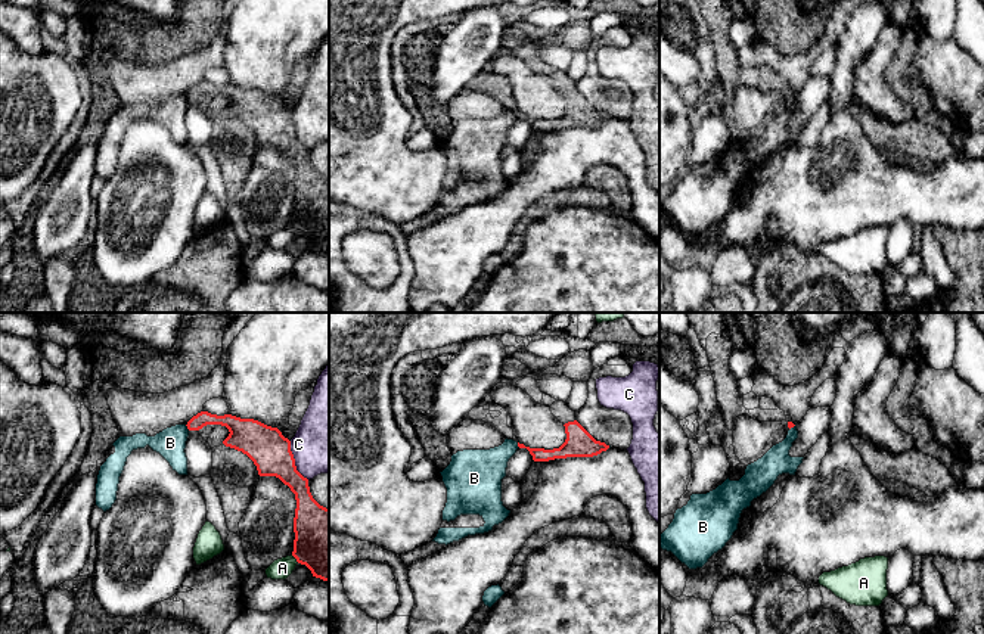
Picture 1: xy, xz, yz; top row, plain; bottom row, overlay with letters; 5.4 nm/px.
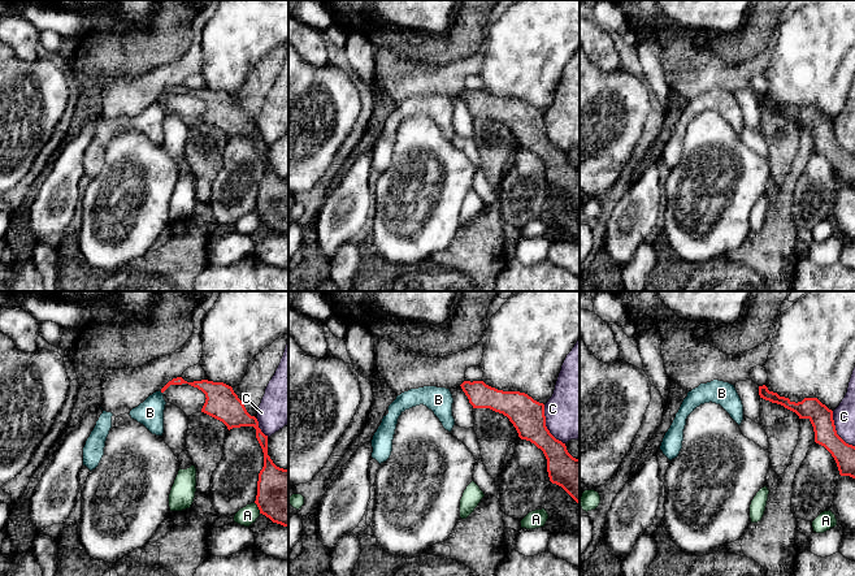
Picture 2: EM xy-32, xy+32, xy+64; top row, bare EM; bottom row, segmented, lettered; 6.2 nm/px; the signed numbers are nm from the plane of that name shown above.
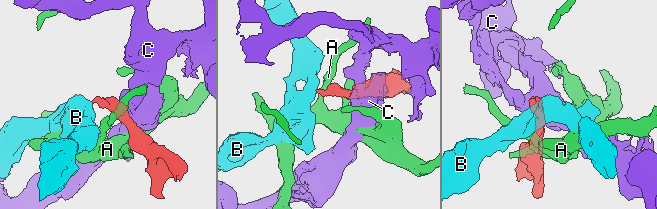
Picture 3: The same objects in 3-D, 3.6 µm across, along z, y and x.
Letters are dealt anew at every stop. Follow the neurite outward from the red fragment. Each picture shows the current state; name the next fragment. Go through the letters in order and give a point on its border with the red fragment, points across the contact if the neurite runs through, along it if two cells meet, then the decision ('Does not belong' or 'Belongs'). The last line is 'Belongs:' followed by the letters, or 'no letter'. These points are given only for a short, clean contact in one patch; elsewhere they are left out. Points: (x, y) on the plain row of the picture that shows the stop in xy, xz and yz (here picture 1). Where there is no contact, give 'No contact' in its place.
A: Touches red at xy (295, 227). Boundary: xy (291, 224), (298, 232). Does not belong
B: Touches red at xy (188, 98). Boundary: xy (185, 95), (189, 99). Does not belong
C: Touches red at xy (294, 131). Boundary: xy (289, 111), (294, 134), (309, 149). Does not belong
Belongs: no letter

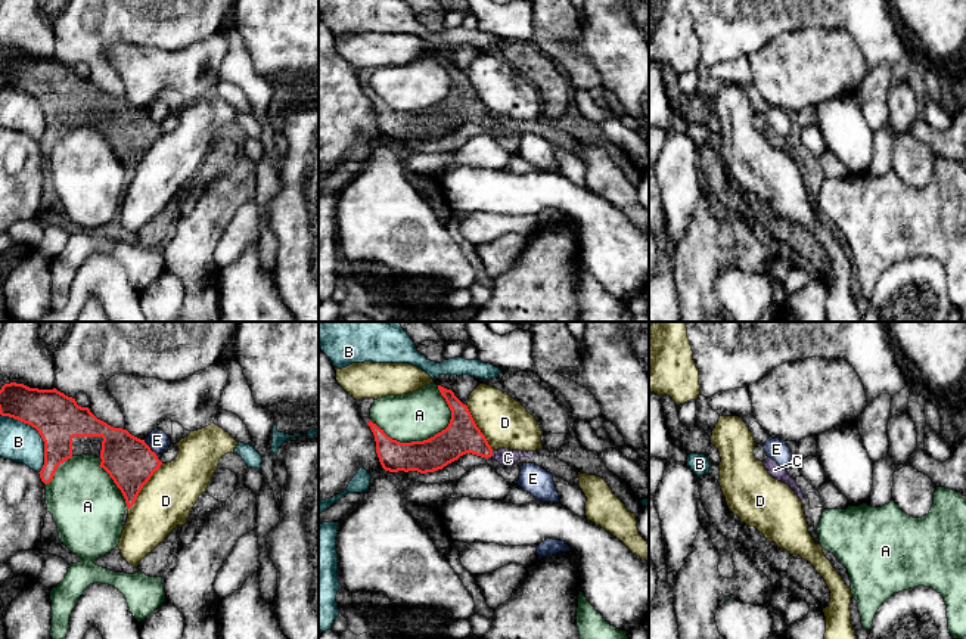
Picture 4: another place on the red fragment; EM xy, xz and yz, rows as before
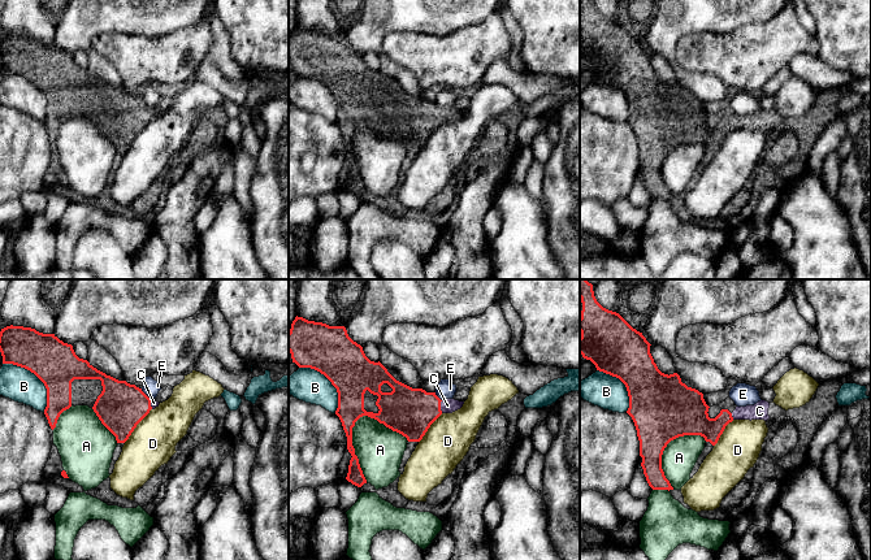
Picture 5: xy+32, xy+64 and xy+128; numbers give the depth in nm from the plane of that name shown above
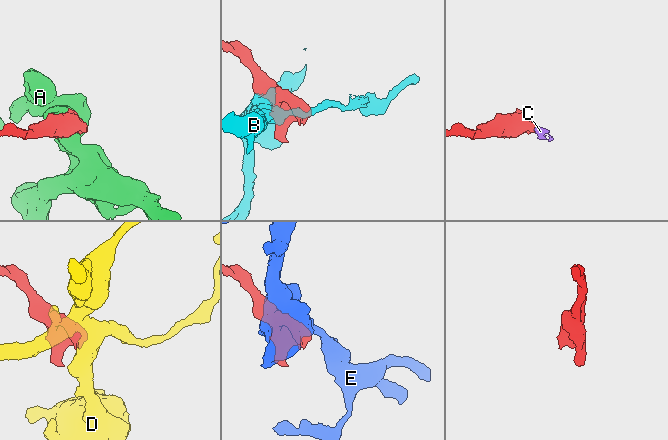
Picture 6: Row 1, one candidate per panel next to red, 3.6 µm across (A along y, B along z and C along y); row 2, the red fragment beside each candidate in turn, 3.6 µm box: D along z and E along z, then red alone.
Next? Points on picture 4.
A: Touches red at xz (416, 111). Does not belong
B: Touches red at xy (39, 102). Does not belong
C: Touches red at xz (491, 124). Path across: xz (462, 105), (491, 124), (508, 127). Belongs
D: Touches red at xy (142, 157). Does not belong
E: Touches red at xy (149, 117). Boundary: xy (143, 109), (157, 123). Does not belong
Belongs: C

